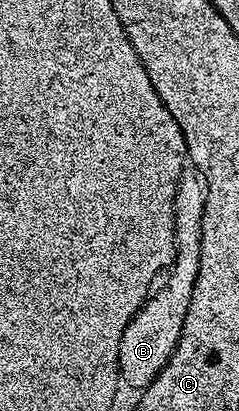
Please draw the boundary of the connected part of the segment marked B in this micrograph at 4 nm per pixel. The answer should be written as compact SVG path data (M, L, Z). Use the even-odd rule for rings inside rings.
M187 165L180 173L180 181L176 185L174 263L168 268L166 284L151 294L145 305L132 317L132 321L128 321L124 337L120 337L118 373L121 382L125 386L127 383L134 393L145 391L148 385L152 385L152 381L156 381L160 369L168 365L180 341L184 317L188 317L188 305L192 305L192 289L196 289L196 273L200 273L200 241L205 204L206 185L202 181L202 174L193 165Z

